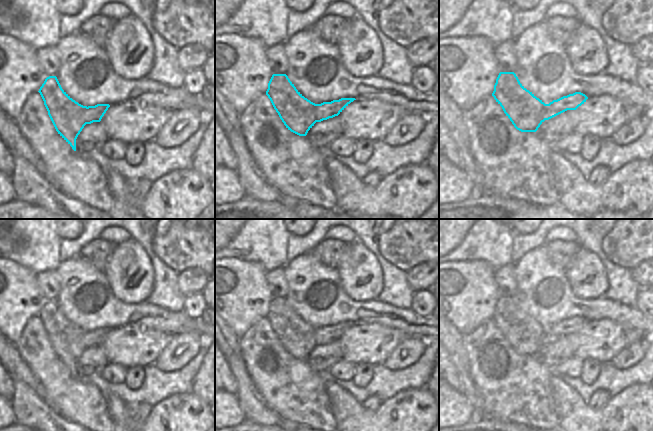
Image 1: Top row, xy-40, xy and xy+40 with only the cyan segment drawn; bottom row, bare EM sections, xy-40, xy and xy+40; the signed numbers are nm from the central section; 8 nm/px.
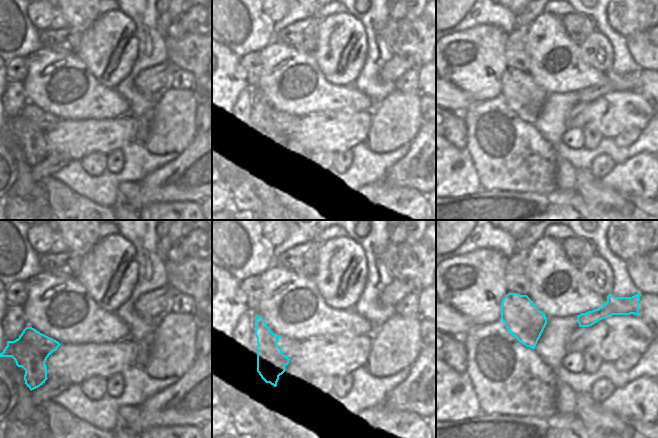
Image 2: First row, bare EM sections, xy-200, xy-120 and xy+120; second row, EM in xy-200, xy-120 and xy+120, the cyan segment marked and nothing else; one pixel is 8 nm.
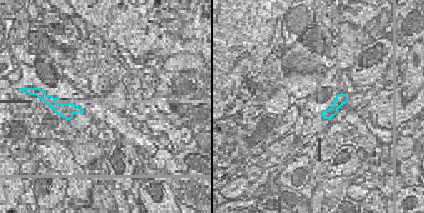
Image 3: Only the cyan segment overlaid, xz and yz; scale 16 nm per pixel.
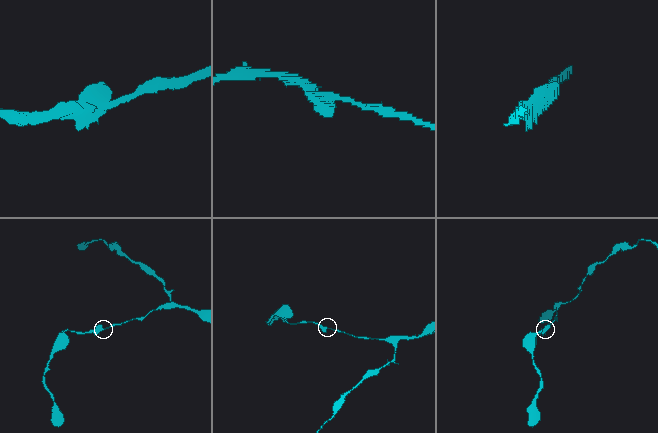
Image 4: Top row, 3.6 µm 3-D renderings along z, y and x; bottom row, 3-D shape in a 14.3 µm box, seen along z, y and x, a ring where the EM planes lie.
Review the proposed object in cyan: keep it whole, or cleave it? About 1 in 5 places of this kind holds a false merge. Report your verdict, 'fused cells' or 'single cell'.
single cell

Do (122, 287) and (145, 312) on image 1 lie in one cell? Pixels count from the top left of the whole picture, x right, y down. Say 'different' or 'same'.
different

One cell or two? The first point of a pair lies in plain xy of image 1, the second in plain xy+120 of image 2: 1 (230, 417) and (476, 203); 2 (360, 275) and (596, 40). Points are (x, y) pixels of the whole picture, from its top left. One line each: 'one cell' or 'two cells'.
1: two cells
2: one cell

